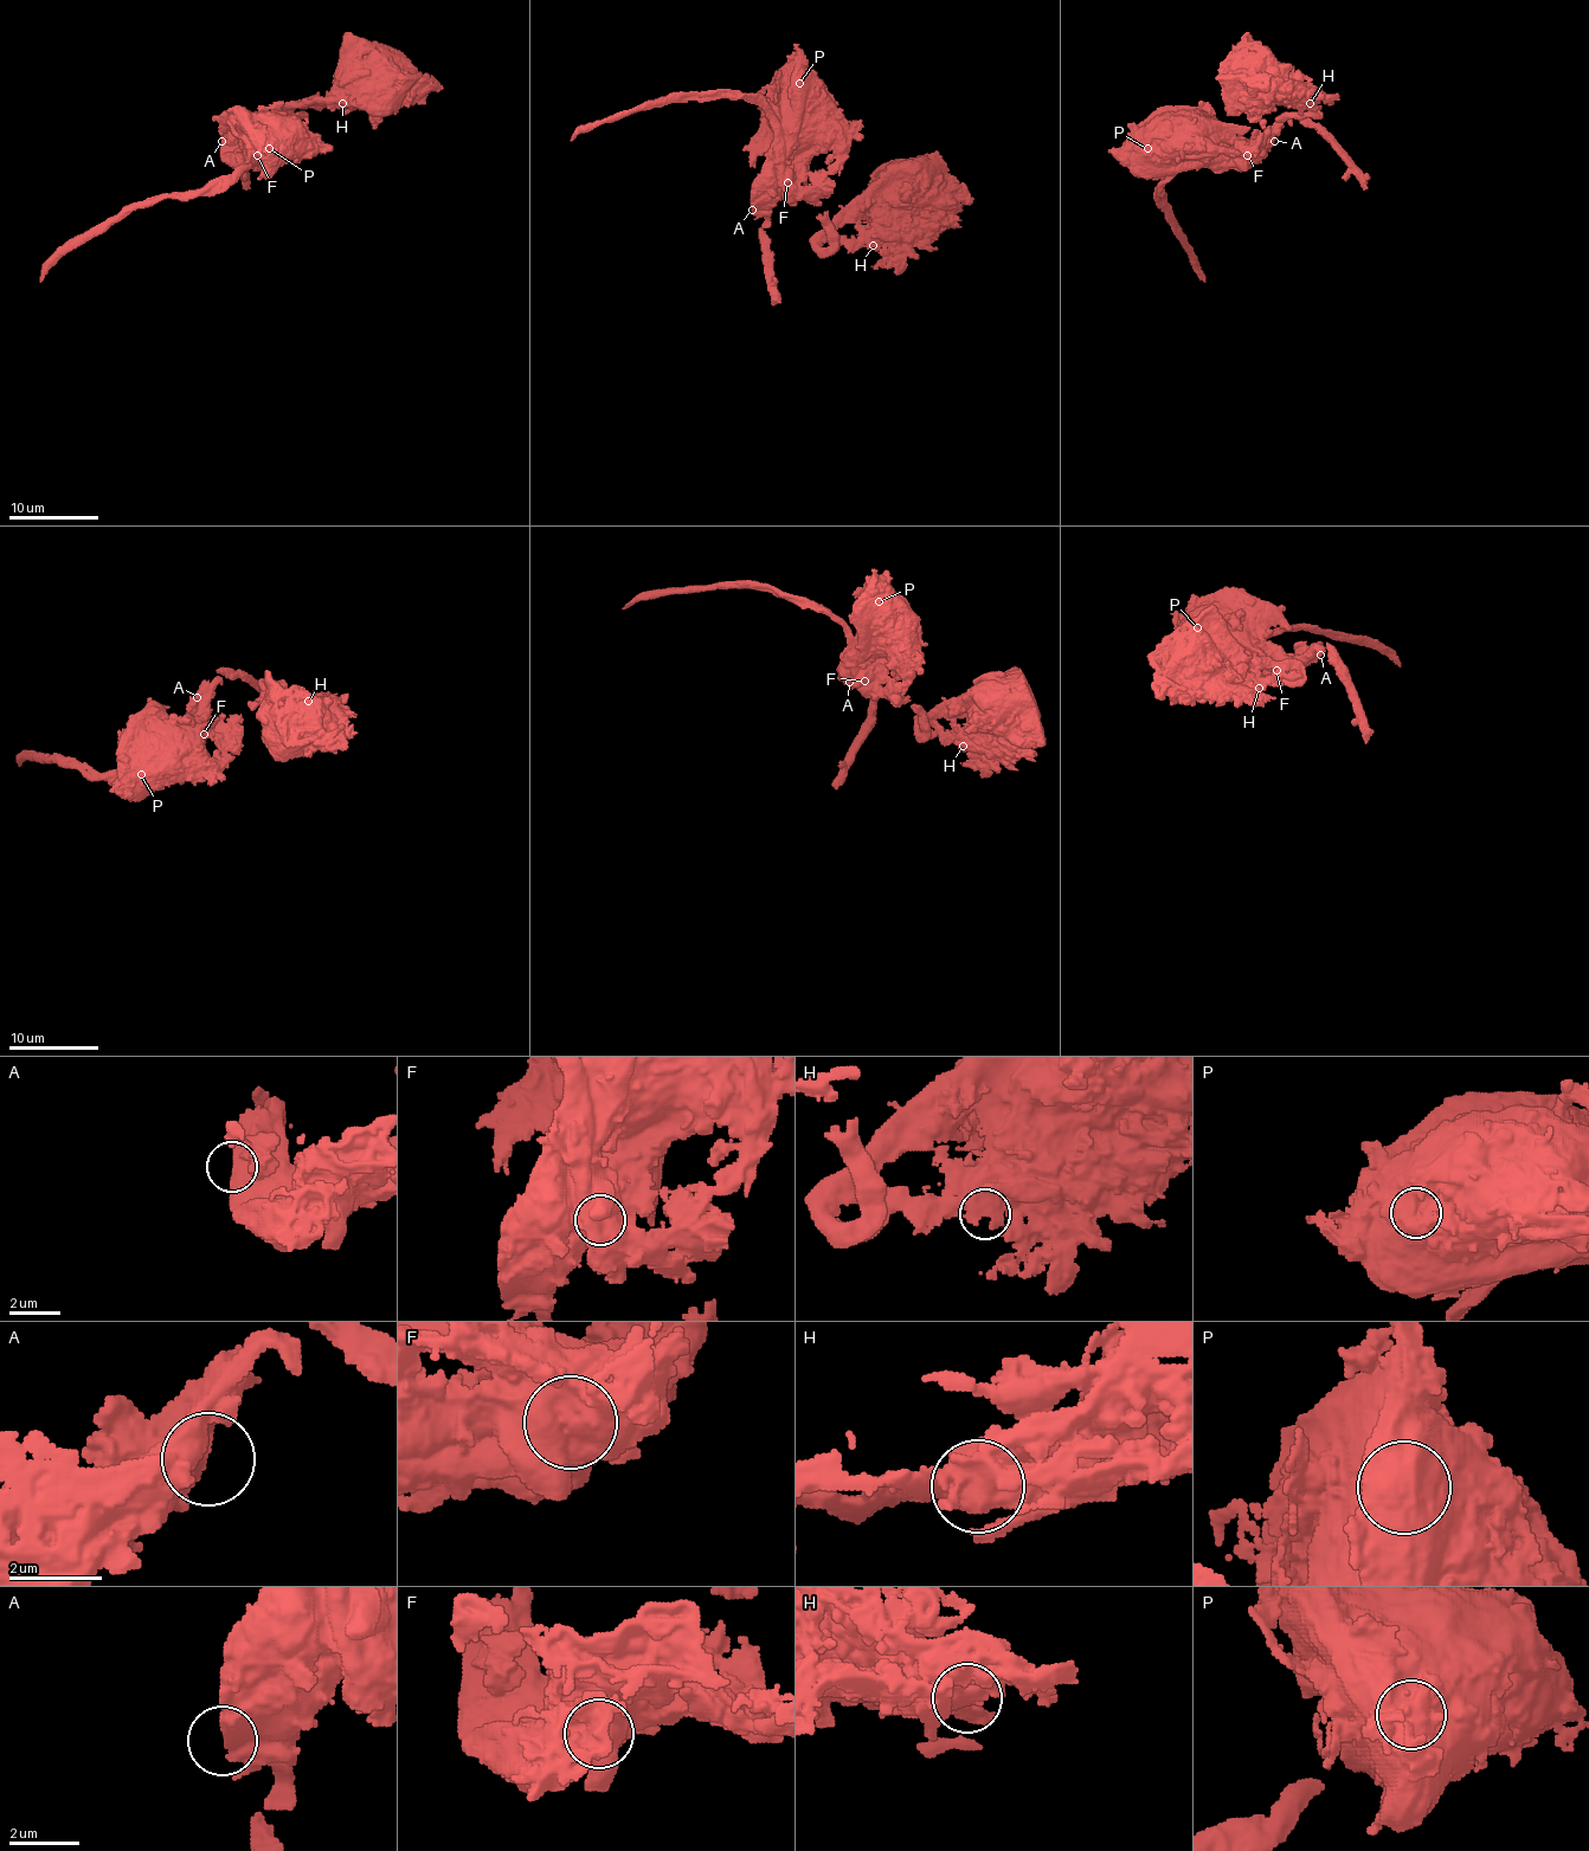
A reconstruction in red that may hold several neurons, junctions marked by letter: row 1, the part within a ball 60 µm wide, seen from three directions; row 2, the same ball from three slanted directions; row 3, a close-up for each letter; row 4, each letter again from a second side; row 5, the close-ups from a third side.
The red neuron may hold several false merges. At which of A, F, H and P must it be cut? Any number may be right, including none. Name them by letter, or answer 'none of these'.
F

